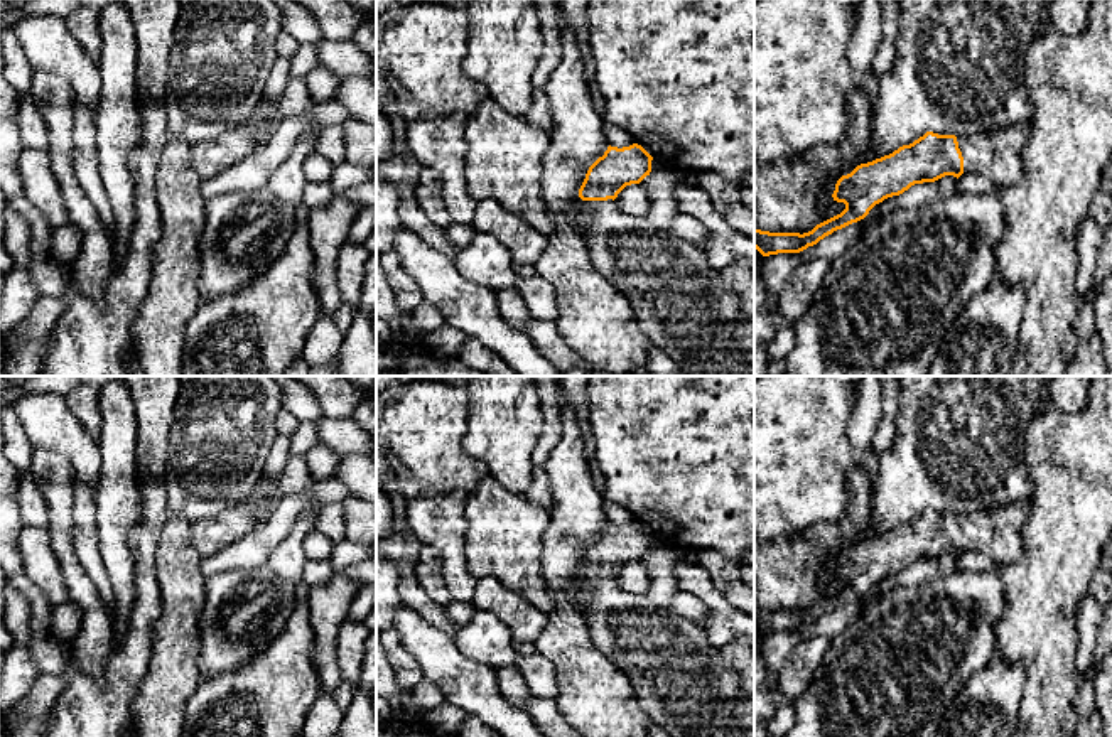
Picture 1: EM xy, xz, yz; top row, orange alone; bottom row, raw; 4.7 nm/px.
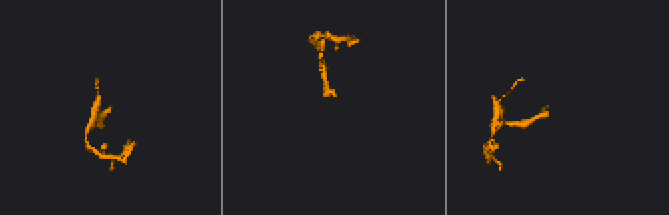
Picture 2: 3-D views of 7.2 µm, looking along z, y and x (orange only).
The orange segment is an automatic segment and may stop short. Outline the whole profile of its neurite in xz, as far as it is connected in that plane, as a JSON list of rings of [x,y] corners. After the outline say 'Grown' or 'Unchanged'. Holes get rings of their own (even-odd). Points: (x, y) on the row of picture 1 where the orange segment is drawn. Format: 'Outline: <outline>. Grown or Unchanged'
Outline: [[[638,143],[623,148],[609,145],[589,167],[579,197],[584,201],[582,239],[592,265],[628,299],[651,347],[670,358],[687,376],[754,376],[754,322],[734,317],[741,309],[741,299],[722,282],[705,248],[680,239],[668,229],[651,226],[646,218],[624,212],[614,201],[626,186],[640,184],[650,175],[651,160],[653,157]]]. Grown

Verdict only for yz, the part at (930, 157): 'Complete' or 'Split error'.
Split error

